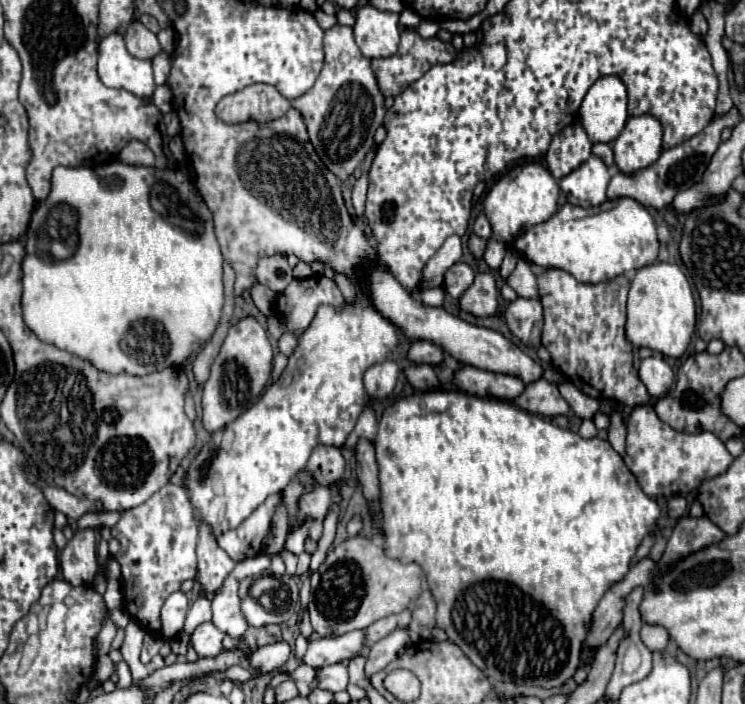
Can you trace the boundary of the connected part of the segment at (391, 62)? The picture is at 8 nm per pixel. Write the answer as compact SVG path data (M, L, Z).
M402 29L402 39L400 39L400 49L396 55L388 57L388 59L374 59L372 61L372 69L378 77L378 85L380 85L380 91L388 97L396 97L400 95L410 83L414 83L416 79L420 79L434 63L448 63L452 61L456 55L452 43L446 43L446 41L440 41L438 37L430 37L430 39L424 39L418 35L416 29Z

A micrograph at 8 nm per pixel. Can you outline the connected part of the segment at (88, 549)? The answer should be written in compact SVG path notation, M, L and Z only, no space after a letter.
M88 527L84 531L78 531L68 545L60 553L60 567L62 575L68 583L74 585L90 585L96 569L96 533L100 527Z

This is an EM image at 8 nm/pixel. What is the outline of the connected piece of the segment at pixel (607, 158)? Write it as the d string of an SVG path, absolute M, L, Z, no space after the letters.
M596 143L592 153L594 153L596 157L600 157L600 159L608 165L608 169L610 169L610 173L612 173L612 175L616 175L616 173L618 173L618 167L616 167L616 163L614 163L614 159L612 159L612 149L610 149L610 145L608 145L608 143Z

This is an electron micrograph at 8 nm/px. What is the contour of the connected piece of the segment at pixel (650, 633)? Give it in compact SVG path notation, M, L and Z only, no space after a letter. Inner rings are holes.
M642 623L642 641L650 651L664 651L670 637L668 637L668 631L664 627Z

